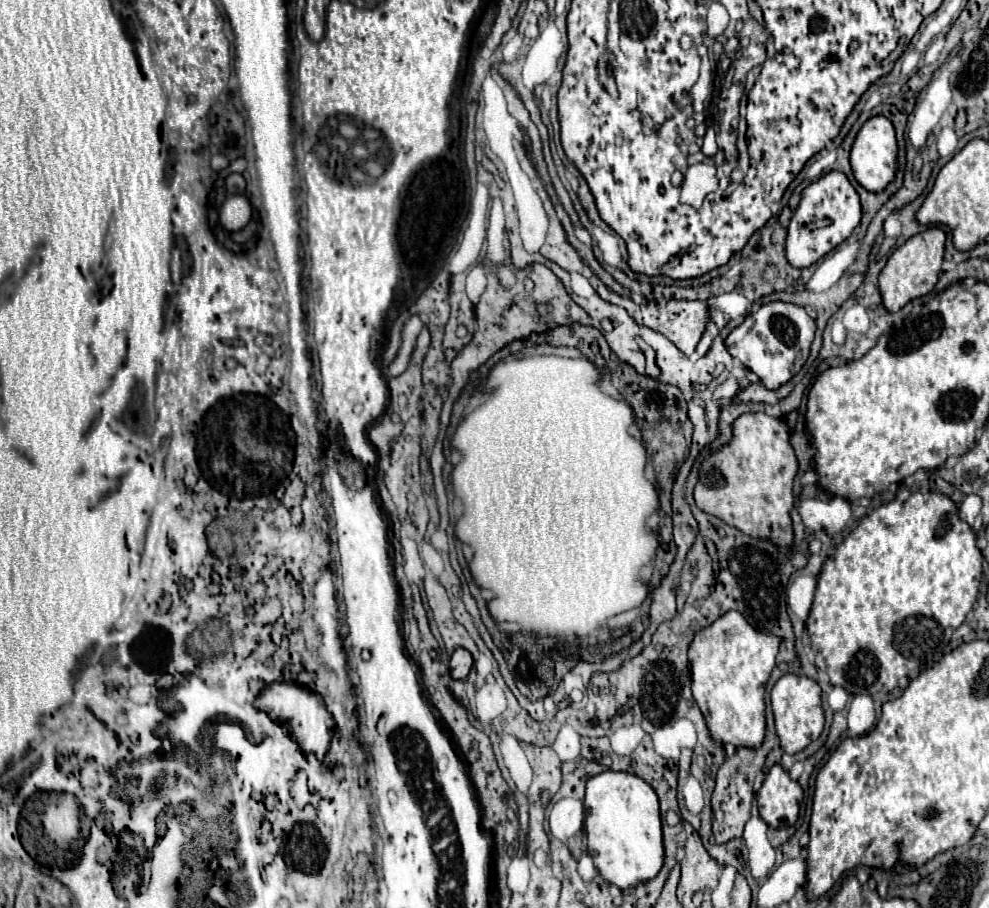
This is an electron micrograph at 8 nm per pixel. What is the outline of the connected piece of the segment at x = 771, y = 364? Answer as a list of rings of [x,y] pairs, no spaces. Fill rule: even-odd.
[[[771,302],[755,308],[745,322],[727,336],[725,346],[733,358],[759,376],[767,390],[777,390],[777,386],[789,382],[807,362],[815,328],[815,320],[805,308],[787,302]]]

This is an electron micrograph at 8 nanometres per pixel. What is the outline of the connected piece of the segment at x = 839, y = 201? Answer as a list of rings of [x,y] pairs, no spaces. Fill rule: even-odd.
[[[829,172],[821,176],[817,182],[813,182],[809,188],[805,188],[803,198],[791,218],[791,224],[787,228],[787,260],[793,268],[807,268],[815,264],[819,258],[823,258],[827,252],[831,252],[837,244],[847,240],[855,226],[861,220],[861,204],[859,194],[847,180],[843,172]]]

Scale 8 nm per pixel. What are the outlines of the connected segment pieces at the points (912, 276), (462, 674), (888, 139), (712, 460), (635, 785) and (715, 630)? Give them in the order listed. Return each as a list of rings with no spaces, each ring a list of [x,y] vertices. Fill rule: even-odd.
[[[929,228],[921,234],[909,238],[901,248],[897,248],[887,260],[885,268],[879,274],[879,290],[883,296],[883,304],[889,312],[899,312],[913,298],[929,294],[941,274],[943,254],[945,254],[945,232],[941,228]]]
[[[455,650],[451,656],[451,676],[455,680],[463,680],[467,678],[467,674],[471,672],[473,666],[473,656],[467,650]]]
[[[885,116],[869,118],[859,130],[855,144],[851,148],[851,168],[855,180],[869,192],[883,192],[887,184],[895,180],[897,174],[897,138],[895,128]]]
[[[763,412],[757,414],[743,414],[733,424],[733,442],[723,446],[719,452],[711,454],[699,468],[699,482],[695,486],[695,504],[725,524],[749,534],[751,538],[765,538],[771,540],[775,546],[789,548],[793,544],[793,522],[791,510],[795,508],[793,496],[793,480],[797,476],[799,464],[793,446],[789,444],[789,432],[785,422],[771,418]]]
[[[601,772],[587,780],[583,804],[589,856],[603,880],[627,890],[659,874],[665,860],[659,800],[645,780],[627,772]]]
[[[737,610],[723,614],[695,634],[689,646],[691,690],[717,742],[751,748],[761,746],[765,736],[765,684],[775,668],[779,646],[779,636],[753,630]]]

